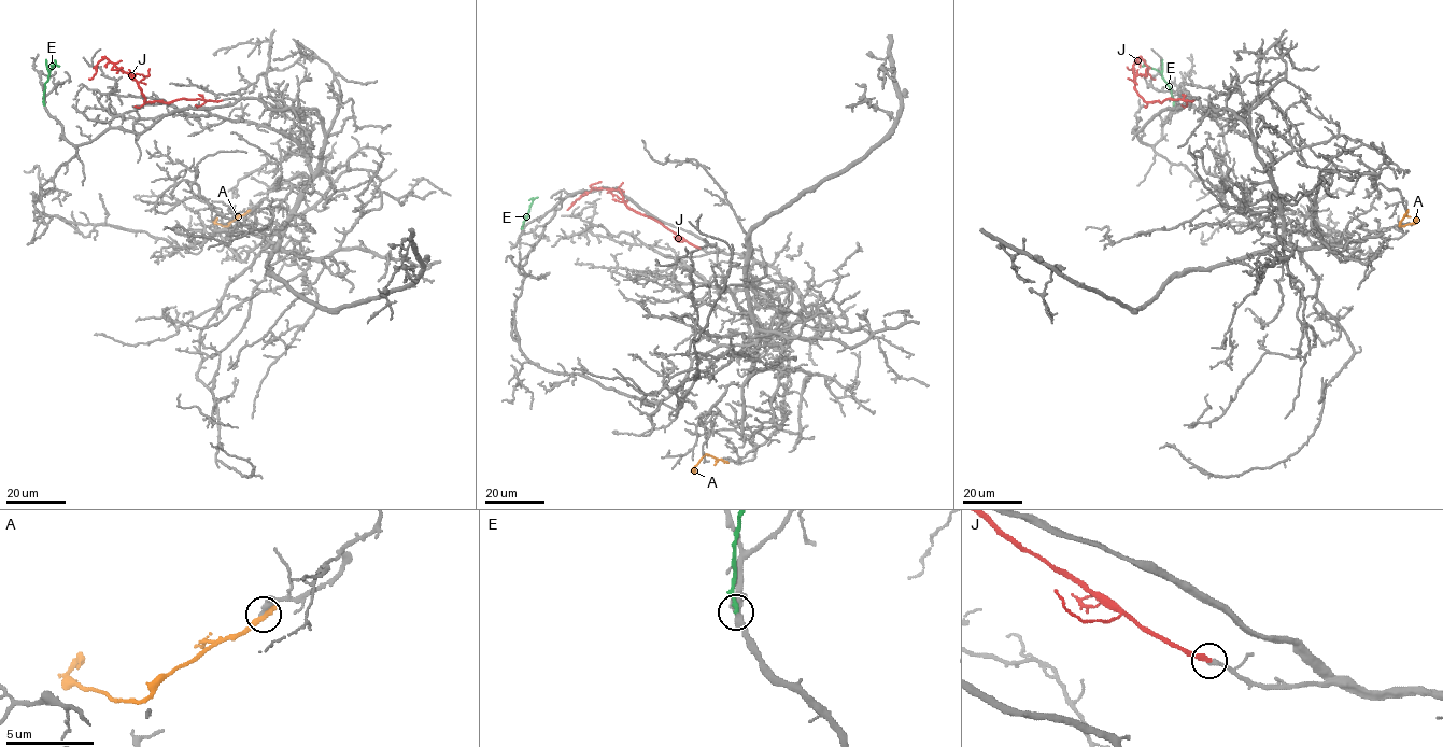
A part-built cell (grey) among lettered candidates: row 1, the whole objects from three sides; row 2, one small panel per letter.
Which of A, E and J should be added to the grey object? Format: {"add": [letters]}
{"add": ["E", "J"]}

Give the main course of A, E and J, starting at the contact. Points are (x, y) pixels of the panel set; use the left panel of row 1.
A: (248, 211), (227, 225), (218, 224), (215, 219)
E: (44, 104), (48, 72), (55, 65), (59, 66)
J: (221, 100), (144, 101), (135, 80), (105, 57), (88, 79)

